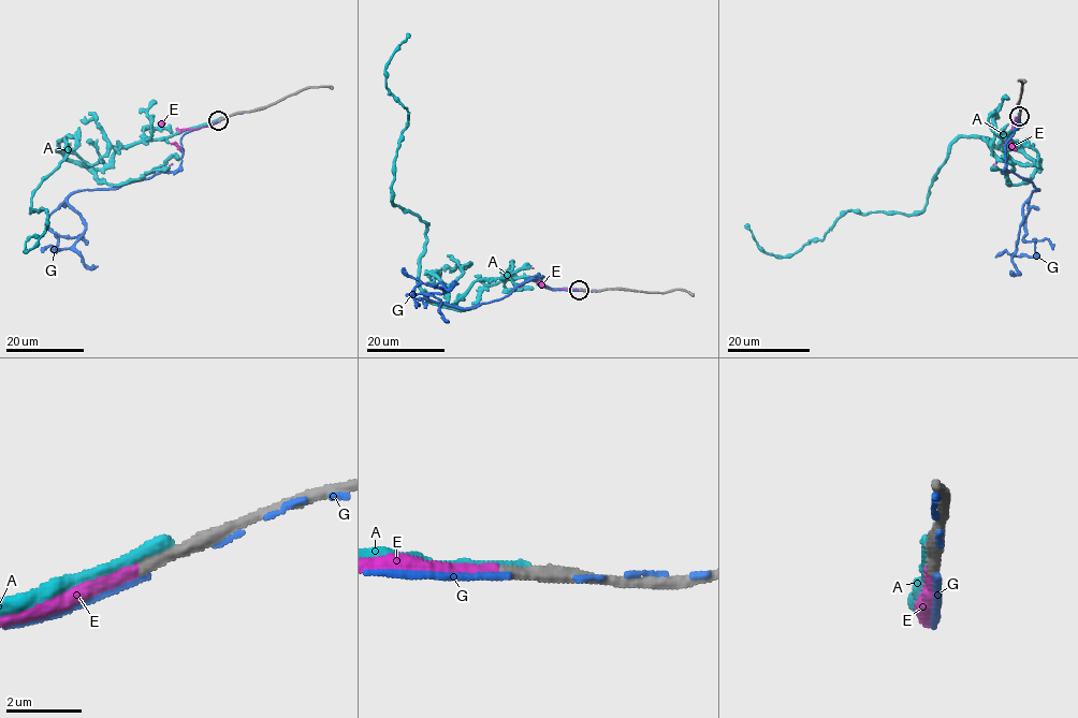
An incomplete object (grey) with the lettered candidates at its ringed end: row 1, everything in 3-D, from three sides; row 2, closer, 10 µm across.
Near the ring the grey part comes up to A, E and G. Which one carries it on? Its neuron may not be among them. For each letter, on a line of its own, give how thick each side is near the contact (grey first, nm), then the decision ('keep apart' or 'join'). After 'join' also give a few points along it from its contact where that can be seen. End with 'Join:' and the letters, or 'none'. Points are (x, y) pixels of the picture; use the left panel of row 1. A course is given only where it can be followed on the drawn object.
A: 480/400 nm | keep apart
E: 360/320 nm | join | via (219, 120), (184, 129), (175, 142), (178, 147), (170, 165)
G: 400/170 nm | keep apart
Join: E

